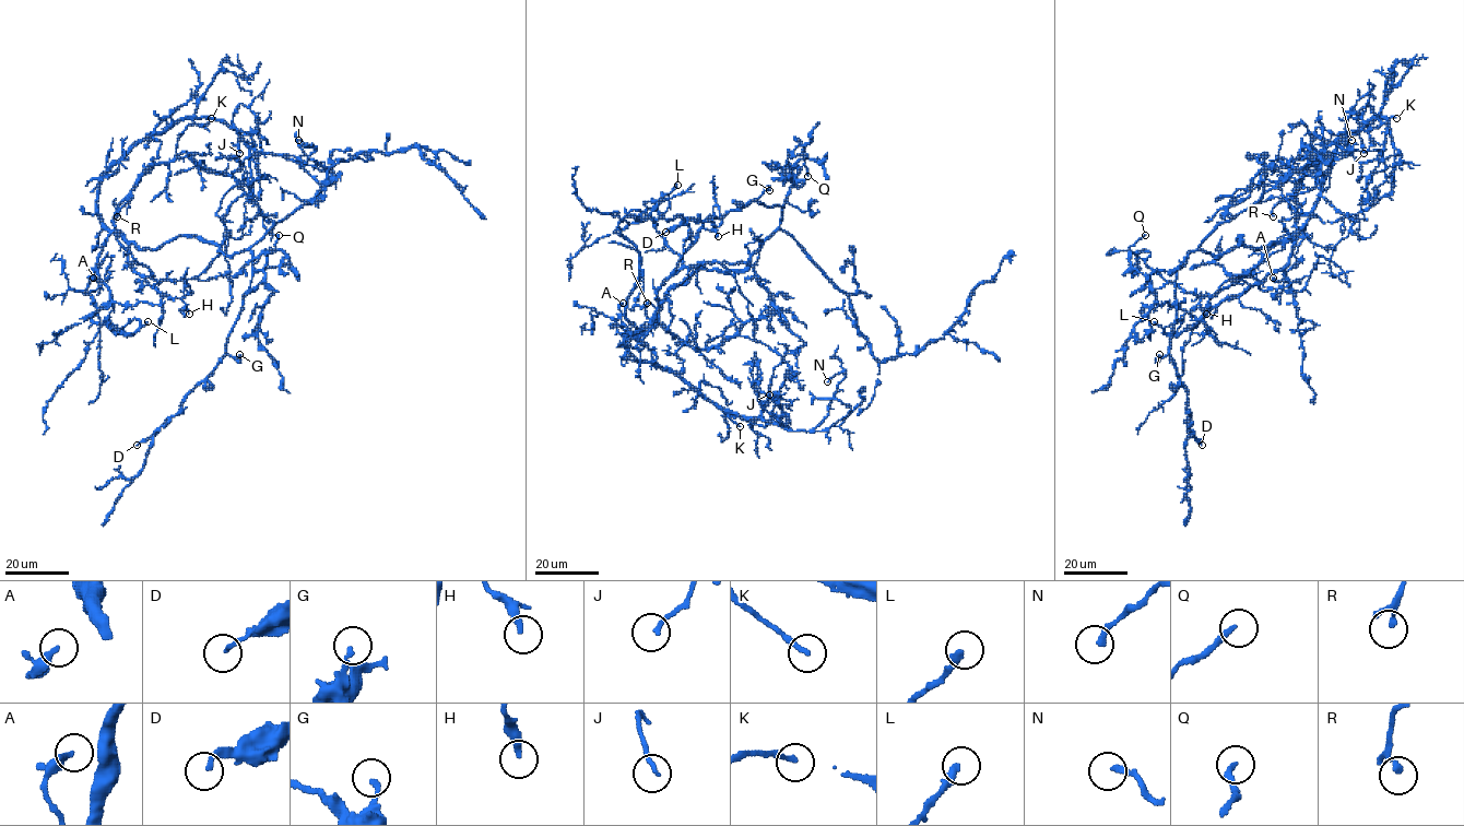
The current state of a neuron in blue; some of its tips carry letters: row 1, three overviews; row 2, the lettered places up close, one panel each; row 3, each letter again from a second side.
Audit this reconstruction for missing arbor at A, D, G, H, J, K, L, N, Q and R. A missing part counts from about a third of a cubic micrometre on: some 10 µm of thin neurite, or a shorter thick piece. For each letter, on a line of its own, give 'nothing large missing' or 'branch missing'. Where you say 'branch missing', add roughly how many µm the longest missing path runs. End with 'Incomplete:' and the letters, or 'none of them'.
A: nothing large missing
D: nothing large missing
G: nothing large missing
H: nothing large missing
J: nothing large missing
K: nothing large missing
L: branch missing | 15 µm
N: nothing large missing
Q: branch missing | 7 µm
R: nothing large missing
Incomplete: L, Q

